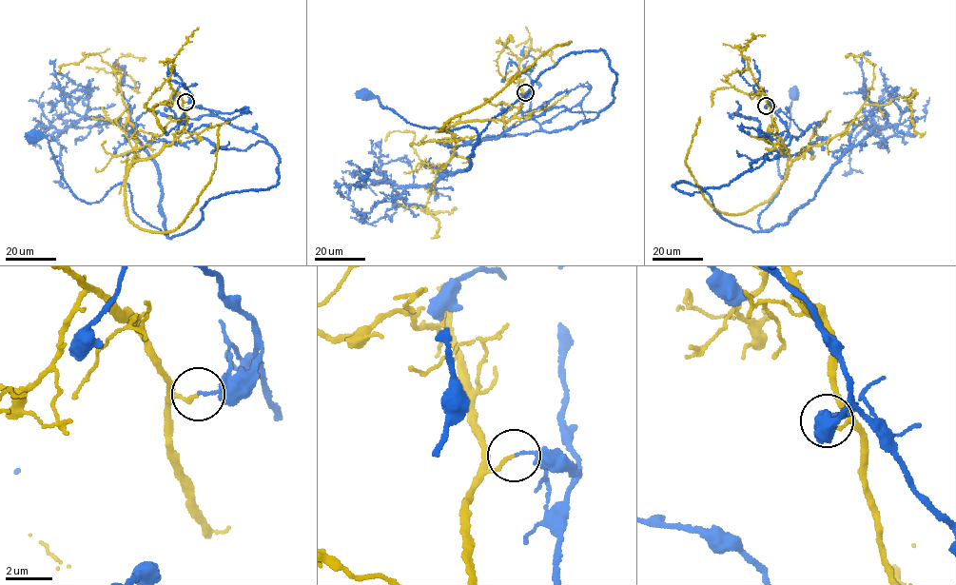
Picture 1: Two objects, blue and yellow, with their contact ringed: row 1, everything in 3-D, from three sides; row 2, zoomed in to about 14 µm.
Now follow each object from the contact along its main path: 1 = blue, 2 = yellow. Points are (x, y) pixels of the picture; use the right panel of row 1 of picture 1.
1: (766, 106), (790, 137), (781, 152), (717, 187), (673, 185), (704, 189), (755, 231), (787, 172), (794, 92)
2: (766, 106), (781, 152), (789, 156), (787, 172), (767, 201), (733, 215), (705, 198), (686, 165), (700, 117)

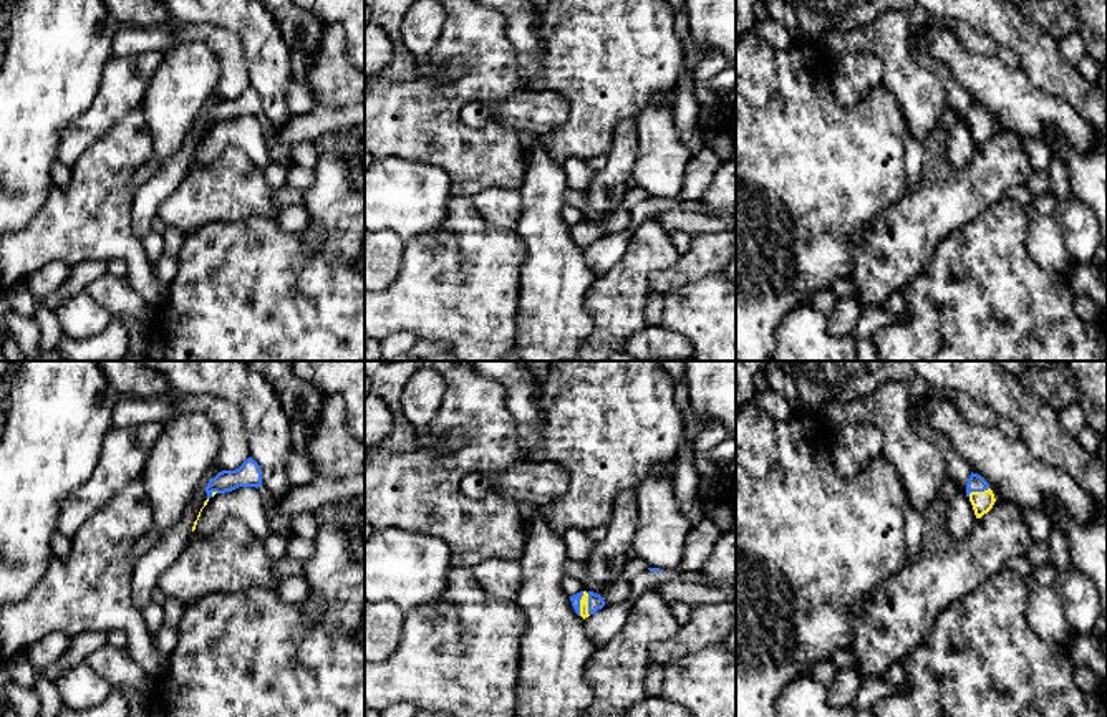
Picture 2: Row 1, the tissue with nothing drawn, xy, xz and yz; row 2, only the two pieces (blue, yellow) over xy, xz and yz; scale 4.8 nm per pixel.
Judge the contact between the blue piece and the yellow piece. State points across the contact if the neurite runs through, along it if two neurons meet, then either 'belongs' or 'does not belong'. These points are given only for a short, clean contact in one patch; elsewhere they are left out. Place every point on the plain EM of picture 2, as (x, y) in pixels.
does not belong

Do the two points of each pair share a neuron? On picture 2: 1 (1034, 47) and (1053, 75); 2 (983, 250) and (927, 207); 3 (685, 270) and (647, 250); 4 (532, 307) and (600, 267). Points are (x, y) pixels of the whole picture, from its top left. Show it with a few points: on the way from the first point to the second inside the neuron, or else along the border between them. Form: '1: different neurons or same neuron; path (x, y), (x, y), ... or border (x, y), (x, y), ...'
1: same neuron; path (1038, 53), (1048, 68)
2: different neurons; border (990, 207), (957, 227), (938, 245), (932, 259)
3: different neurons; border (678, 255), (671, 265), (650, 274), (648, 290)
4: different neurons; border (582, 249), (587, 267), (597, 277)

